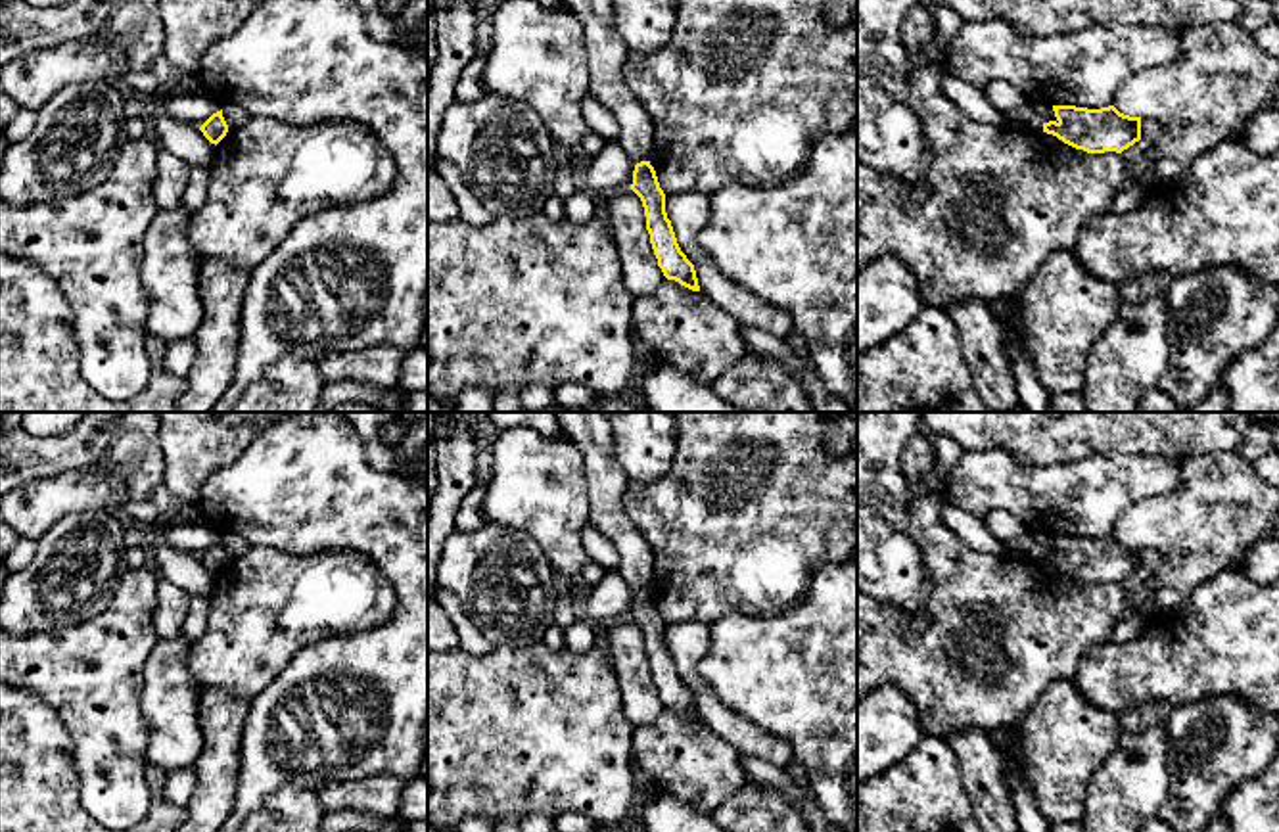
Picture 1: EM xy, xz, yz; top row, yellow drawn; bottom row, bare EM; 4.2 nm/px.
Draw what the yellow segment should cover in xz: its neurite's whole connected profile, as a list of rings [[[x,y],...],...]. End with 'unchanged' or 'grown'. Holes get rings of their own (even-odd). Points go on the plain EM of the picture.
[[[554,412],[562,431],[583,456],[589,489],[589,523],[604,533],[619,552],[617,571],[637,590],[631,619],[640,627],[650,673],[667,709],[700,721],[694,694],[681,681],[665,642],[665,623],[650,589],[654,554],[623,510],[627,475],[614,456],[612,426],[604,412]]]; grown

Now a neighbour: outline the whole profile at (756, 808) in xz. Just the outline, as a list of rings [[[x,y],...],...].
[[[754,780],[721,803],[711,819],[725,832],[811,832],[780,792]]]

